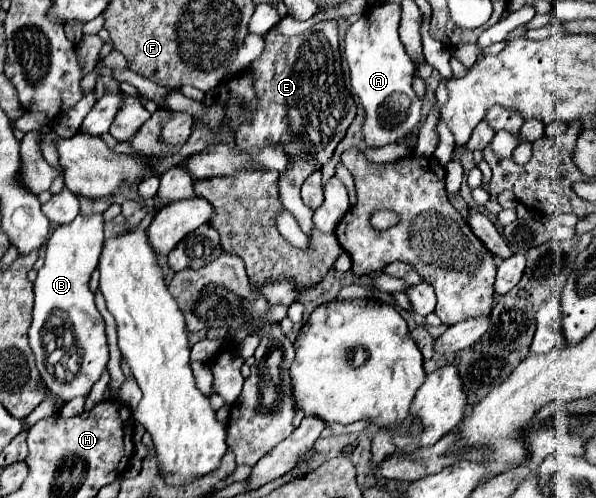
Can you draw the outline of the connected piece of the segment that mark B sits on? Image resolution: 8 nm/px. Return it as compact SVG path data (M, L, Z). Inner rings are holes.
M100 213L78 215L72 223L54 229L46 241L44 267L34 281L34 311L28 329L28 345L46 387L62 401L86 397L92 383L108 365L108 343L104 319L96 309L94 293L88 289L92 271L104 247L104 219Z

